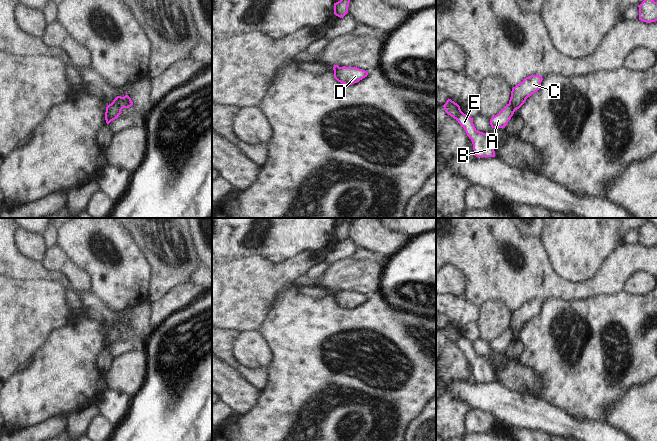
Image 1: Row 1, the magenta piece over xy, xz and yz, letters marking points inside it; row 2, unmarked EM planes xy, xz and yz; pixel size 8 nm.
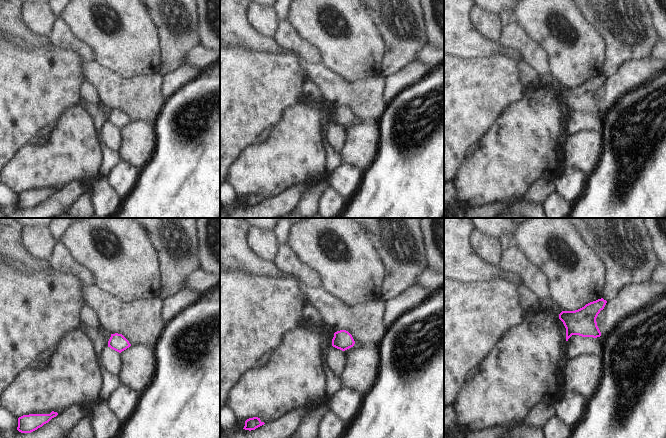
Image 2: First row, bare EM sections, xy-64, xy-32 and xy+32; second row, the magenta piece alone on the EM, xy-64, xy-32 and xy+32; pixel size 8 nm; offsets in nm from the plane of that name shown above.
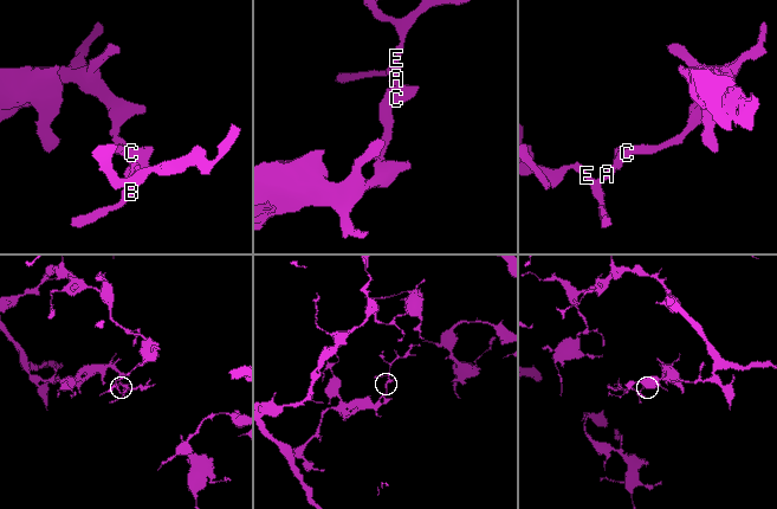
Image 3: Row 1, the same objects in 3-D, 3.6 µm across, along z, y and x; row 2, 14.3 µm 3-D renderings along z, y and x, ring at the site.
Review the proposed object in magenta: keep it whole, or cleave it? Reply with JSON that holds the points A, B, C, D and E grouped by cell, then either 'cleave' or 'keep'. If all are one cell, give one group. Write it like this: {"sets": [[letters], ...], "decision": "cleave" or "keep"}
{"sets": [["A", "B", "E"], ["C", "D"]], "decision": "cleave"}

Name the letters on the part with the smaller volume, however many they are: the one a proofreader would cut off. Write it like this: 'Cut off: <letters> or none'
Cut off: A, B, E

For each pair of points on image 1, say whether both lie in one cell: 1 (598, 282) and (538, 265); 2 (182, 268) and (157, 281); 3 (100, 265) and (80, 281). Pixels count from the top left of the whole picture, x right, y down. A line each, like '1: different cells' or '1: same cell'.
1: same cell
2: same cell
3: different cells

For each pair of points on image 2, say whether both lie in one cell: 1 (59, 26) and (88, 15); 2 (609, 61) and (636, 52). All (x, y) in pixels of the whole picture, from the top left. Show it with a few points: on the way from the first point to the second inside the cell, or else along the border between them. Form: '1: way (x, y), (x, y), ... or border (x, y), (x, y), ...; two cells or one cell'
1: border (60, 17), (81, 41); two cells
2: way (616, 55), (619, 52), (629, 52); one cell

